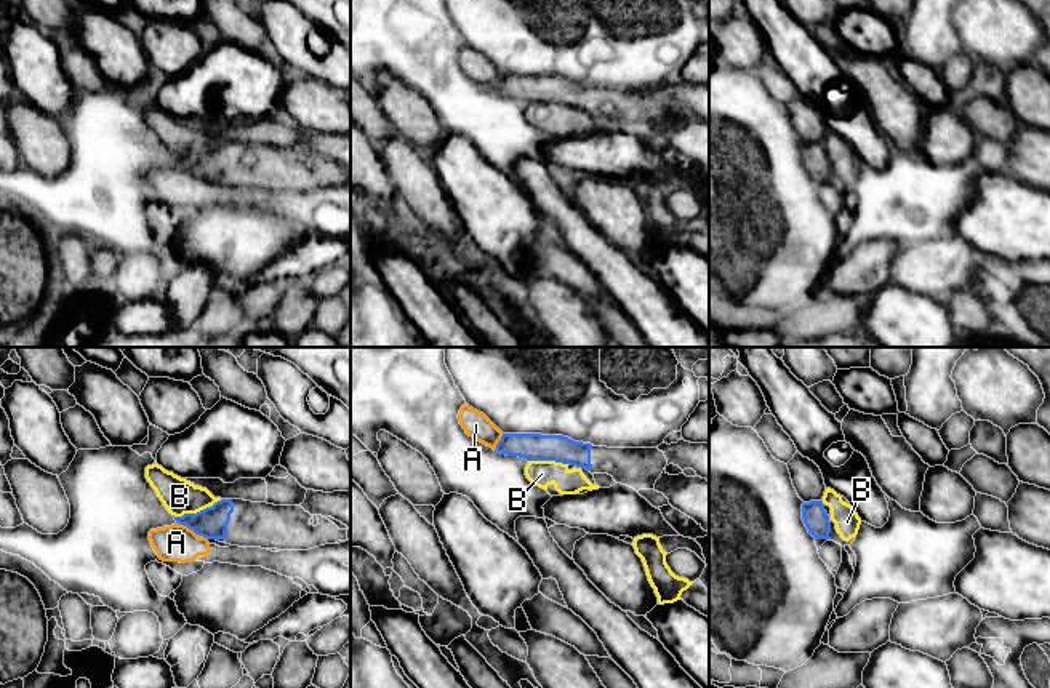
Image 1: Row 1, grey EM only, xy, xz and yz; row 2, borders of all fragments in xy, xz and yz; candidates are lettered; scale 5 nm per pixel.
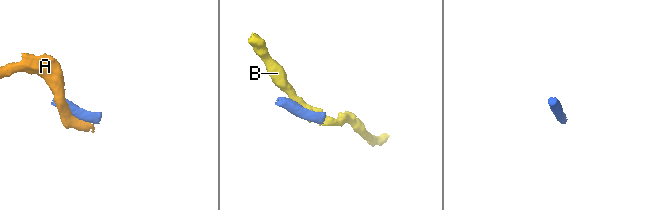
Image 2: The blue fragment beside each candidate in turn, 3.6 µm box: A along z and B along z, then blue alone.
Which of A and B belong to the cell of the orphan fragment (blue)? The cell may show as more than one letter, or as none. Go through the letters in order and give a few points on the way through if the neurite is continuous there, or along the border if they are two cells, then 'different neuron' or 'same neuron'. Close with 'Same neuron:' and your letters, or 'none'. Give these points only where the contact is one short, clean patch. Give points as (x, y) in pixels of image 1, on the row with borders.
A: different neuron
B: different neuron
Same neuron: none

